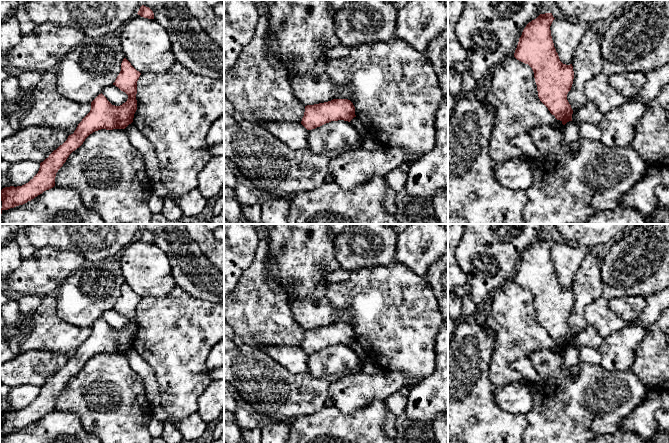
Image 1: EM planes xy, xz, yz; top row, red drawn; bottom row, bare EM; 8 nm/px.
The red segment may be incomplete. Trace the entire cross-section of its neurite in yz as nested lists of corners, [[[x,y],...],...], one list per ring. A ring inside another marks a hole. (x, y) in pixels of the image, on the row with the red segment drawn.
[[[545,13],[529,22],[519,38],[514,57],[532,68],[540,101],[565,125],[572,121],[573,110],[567,94],[574,71],[572,64],[560,61],[554,47],[550,30],[554,19],[552,13]]]

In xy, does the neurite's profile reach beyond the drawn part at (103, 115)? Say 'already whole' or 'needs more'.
already whole

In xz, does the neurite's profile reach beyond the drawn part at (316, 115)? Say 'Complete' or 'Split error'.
Complete

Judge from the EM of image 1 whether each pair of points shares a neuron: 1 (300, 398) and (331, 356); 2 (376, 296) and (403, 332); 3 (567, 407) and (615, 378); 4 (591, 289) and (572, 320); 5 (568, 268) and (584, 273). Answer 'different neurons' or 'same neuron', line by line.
1: different neurons
2: same neuron
3: same neuron
4: same neuron
5: different neurons

